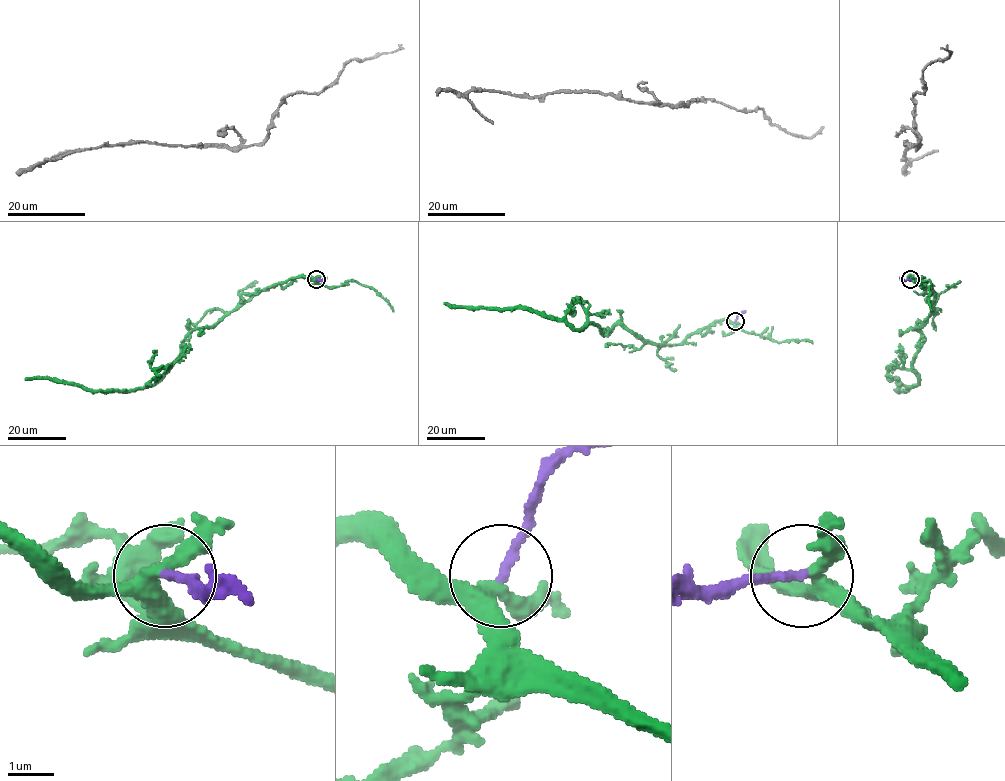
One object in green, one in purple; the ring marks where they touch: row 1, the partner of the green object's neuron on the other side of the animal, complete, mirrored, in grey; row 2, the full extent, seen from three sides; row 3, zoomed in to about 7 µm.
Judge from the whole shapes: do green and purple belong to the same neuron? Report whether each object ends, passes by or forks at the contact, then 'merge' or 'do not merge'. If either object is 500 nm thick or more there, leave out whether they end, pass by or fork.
green forks | purple ends | merge

